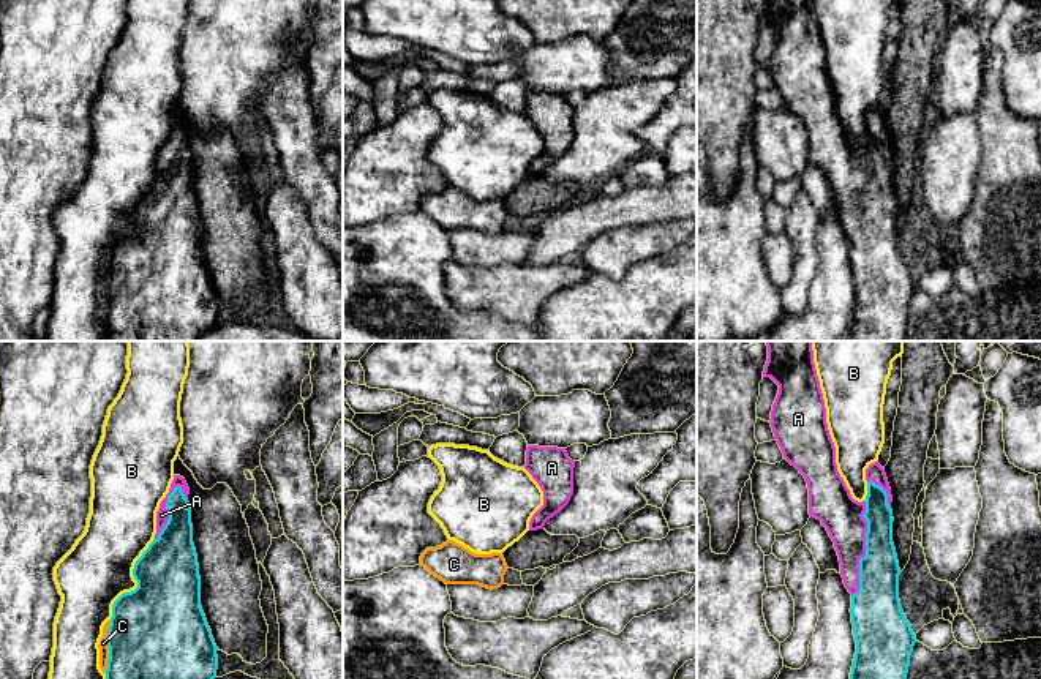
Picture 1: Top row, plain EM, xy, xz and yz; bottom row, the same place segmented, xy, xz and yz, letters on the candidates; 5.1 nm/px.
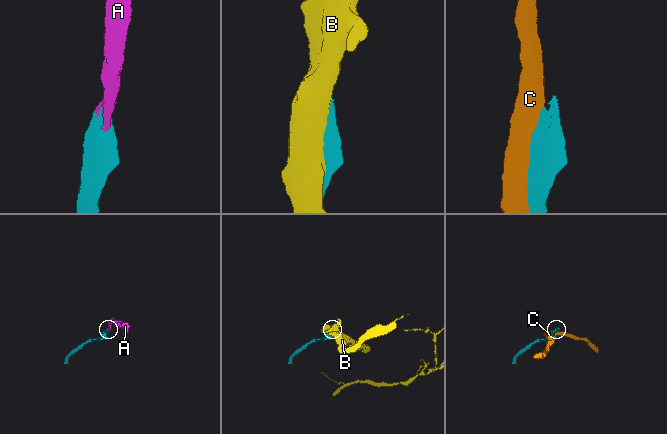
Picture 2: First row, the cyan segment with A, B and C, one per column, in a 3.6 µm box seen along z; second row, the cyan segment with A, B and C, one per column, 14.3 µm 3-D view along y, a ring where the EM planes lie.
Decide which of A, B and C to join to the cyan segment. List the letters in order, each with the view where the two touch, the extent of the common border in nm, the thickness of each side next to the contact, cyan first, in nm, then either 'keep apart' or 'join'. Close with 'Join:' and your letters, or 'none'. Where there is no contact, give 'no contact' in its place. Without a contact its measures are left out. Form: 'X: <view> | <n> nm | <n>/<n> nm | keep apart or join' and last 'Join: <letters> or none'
A: yz | 500 nm | 200/200 nm | join
B: xy | 480 nm | 440/360 nm | keep apart
C: xy | 280 nm | 500/50 nm | keep apart
Join: A

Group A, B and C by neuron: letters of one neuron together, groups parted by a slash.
A / B C

